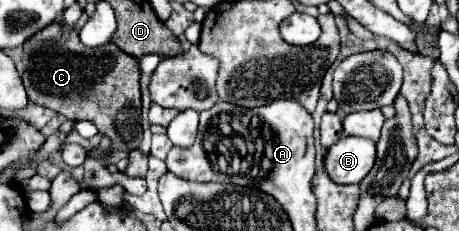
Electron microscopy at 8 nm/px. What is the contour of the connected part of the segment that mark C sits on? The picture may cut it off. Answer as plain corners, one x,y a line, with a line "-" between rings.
59,21
31,37
31,49
23,55
23,85
27,97
49,107
67,119
87,119
97,125
99,133
111,139
111,151
131,151
139,147
141,125
141,93
137,77
137,59
129,57
113,43
101,49
81,45
75,31
61,33

